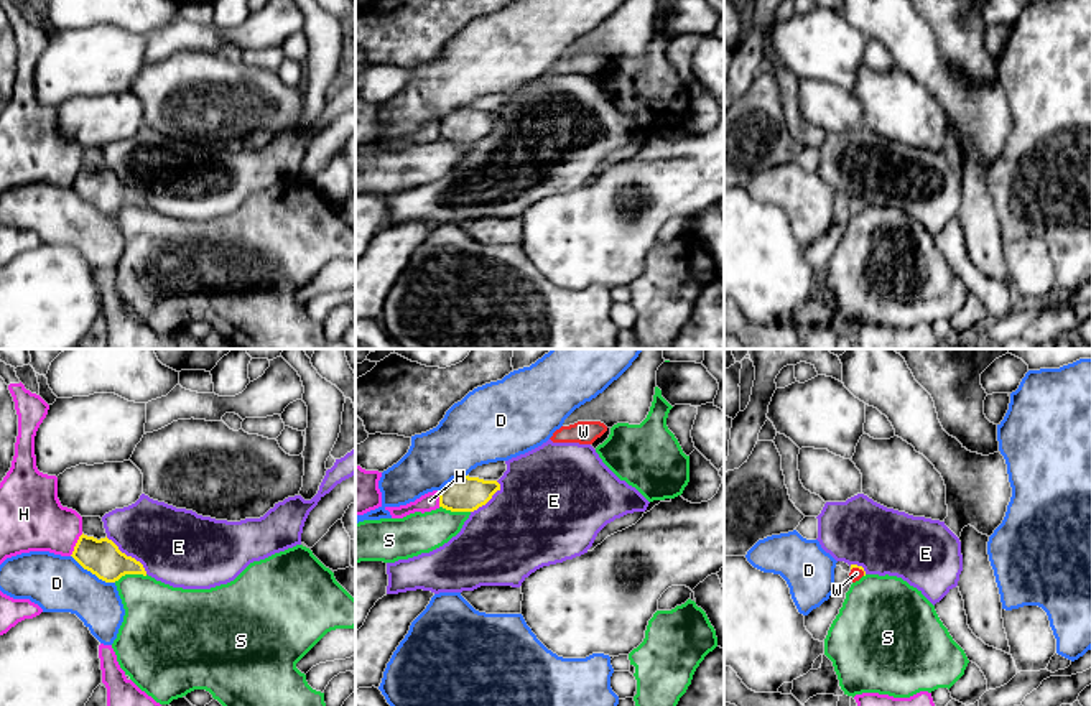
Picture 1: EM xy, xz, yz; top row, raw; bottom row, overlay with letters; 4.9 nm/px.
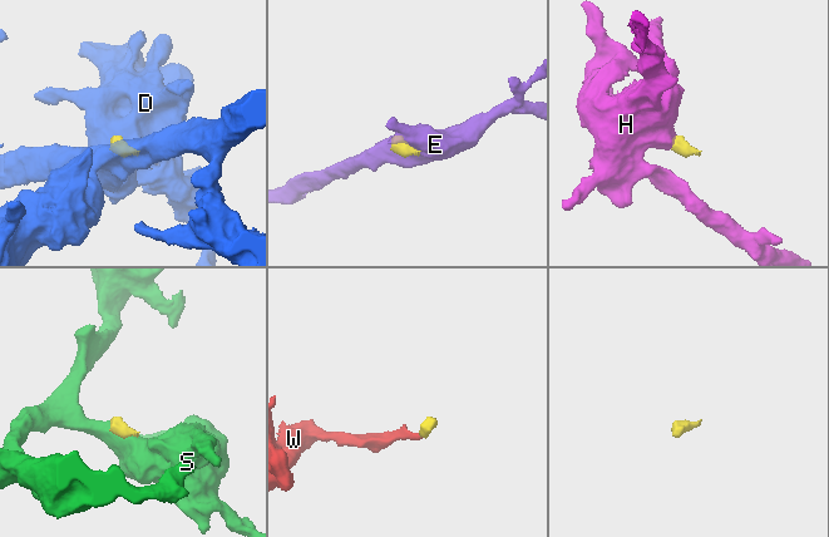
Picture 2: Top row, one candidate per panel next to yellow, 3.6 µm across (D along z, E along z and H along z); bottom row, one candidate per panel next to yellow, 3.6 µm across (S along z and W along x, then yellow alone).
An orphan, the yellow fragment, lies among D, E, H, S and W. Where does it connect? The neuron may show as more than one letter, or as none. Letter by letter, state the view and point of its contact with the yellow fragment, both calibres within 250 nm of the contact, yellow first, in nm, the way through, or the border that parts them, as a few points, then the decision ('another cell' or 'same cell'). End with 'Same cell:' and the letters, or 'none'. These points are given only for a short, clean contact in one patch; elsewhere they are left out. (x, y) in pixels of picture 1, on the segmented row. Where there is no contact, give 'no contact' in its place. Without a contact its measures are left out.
D: contact xy (92, 573); calibres 180 and 280 nm; border xy (71, 555), (99, 578), (114, 583); another cell
E: contact xy (129, 557); calibres 180 and 380 nm; border xy (106, 537), (122, 552), (134, 557), (147, 573); another cell
H: contact xy (76, 545); calibres 180 and 300 nm; border xy (83, 534), (69, 555); another cell
S: contact xy (130, 573); calibres 180 and 320 nm; border xy (147, 575), (122, 575), (114, 581); another cell
W: contact yz (859, 568); calibres 20 and 60 nm; way yz (851, 565), (859, 568), (856, 573); same cell
Same cell: W

